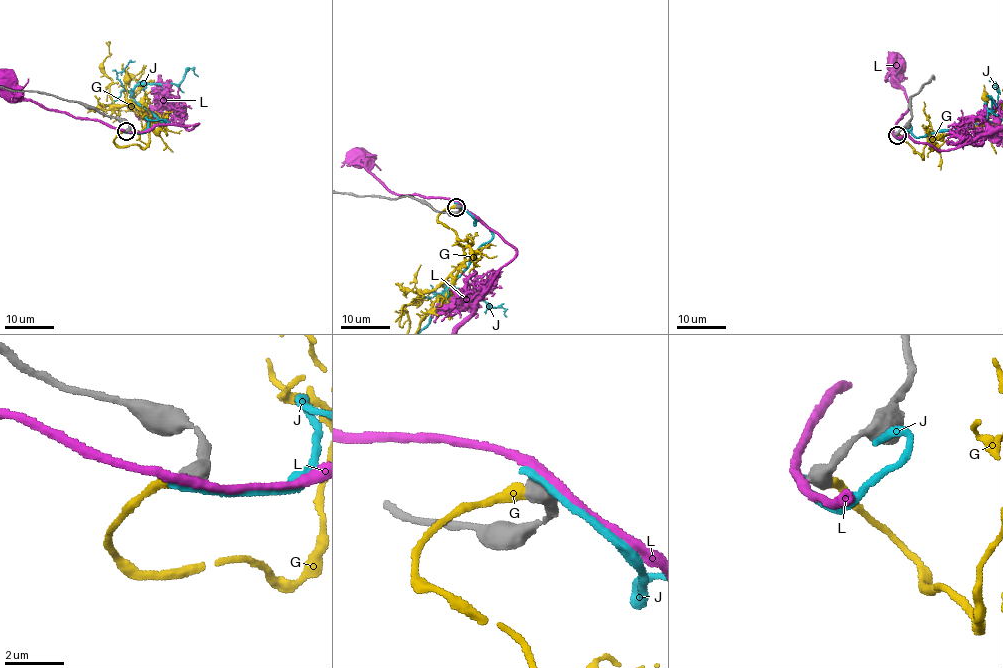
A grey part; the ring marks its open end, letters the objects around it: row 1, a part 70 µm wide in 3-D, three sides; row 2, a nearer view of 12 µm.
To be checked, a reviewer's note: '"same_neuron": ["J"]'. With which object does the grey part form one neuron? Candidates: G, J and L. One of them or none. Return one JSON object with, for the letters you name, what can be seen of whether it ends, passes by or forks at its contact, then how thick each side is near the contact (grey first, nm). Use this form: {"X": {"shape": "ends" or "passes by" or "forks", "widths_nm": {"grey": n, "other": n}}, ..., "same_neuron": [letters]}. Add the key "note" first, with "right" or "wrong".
{"note": "wrong", "G": {"shape": "ends", "widths_nm": {"grey": 600, "other": 400}}, "same_neuron": ["G"]}

